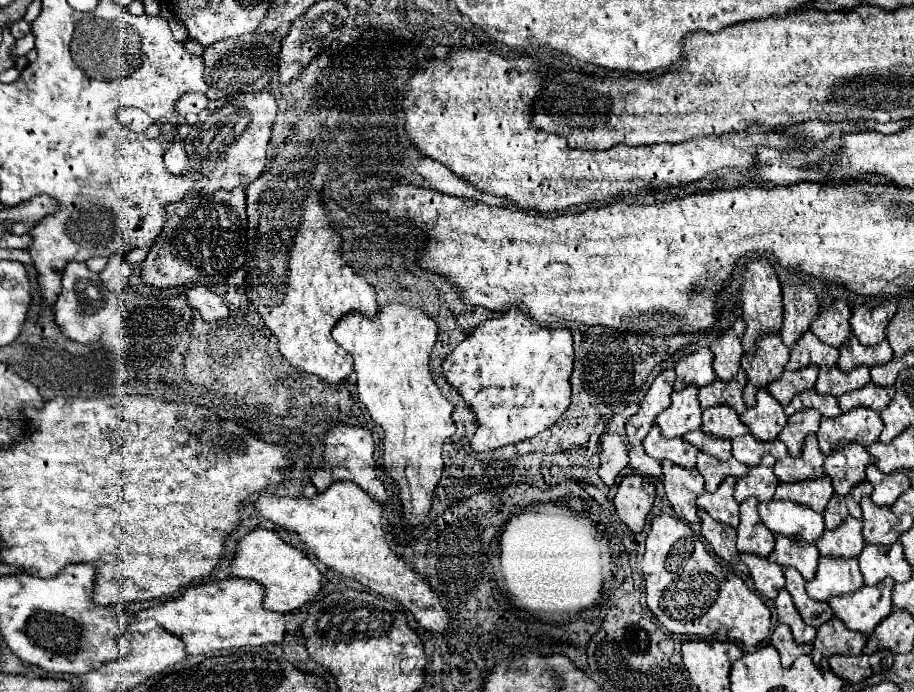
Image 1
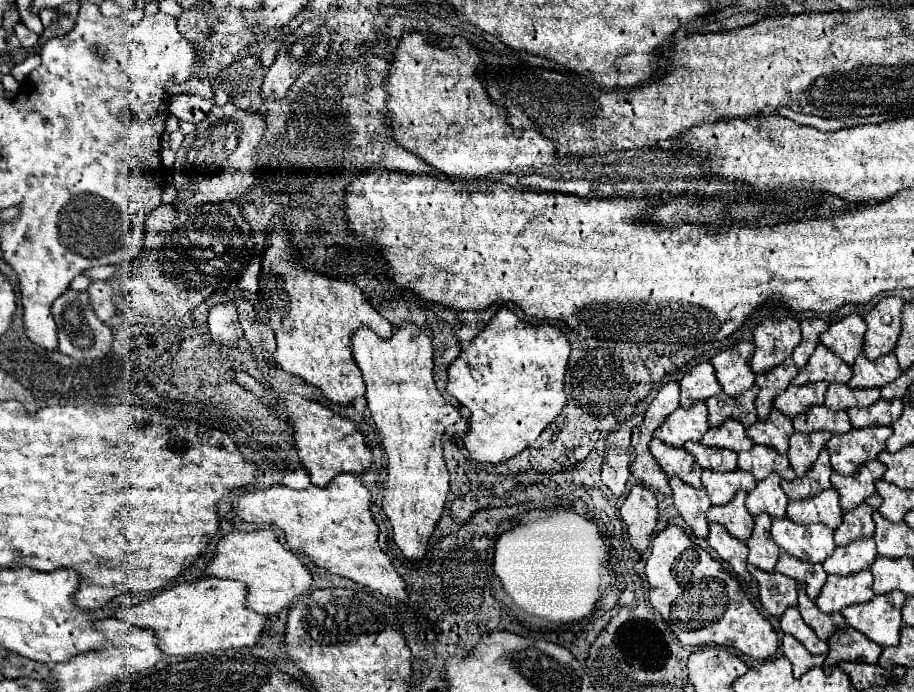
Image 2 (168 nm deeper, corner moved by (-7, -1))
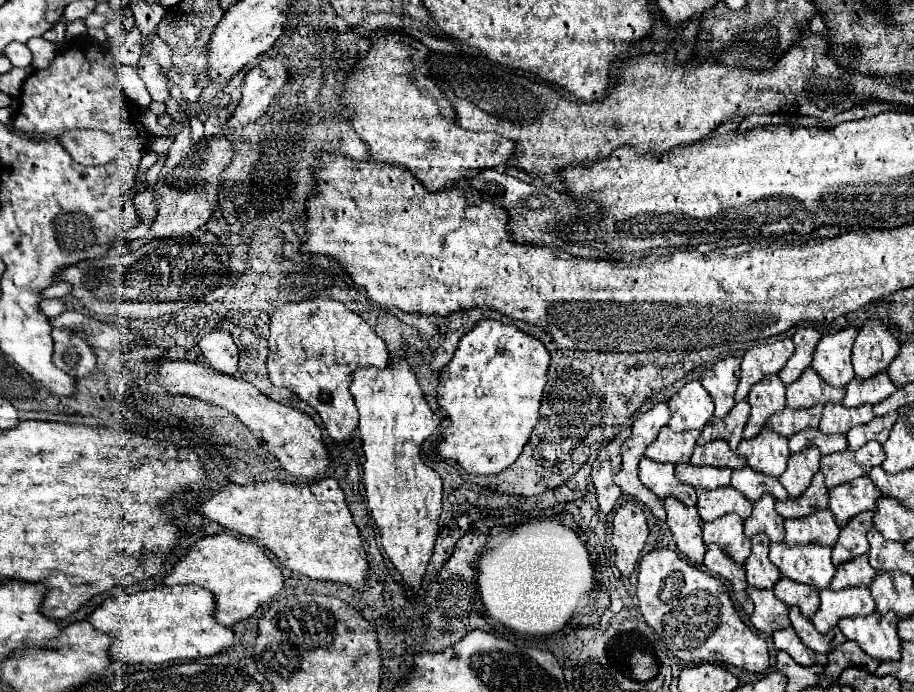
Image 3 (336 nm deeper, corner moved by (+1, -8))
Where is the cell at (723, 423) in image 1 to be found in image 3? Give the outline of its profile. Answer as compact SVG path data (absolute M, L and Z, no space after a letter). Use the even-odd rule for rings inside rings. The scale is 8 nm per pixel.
M725 440L709 442L705 446L695 446L695 452L691 456L691 464L697 466L727 466L727 468L743 468L745 460L735 454Z

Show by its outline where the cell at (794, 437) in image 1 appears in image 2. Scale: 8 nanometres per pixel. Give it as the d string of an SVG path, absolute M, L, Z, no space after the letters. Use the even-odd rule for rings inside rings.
M817 431L817 433L795 433L789 441L789 463L795 471L797 477L801 477L801 473L809 471L809 465L813 465L813 461L817 461L821 449L827 445L831 433L827 431Z

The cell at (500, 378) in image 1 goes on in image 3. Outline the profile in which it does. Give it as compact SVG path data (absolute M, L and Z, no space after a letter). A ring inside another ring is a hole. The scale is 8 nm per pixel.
M481 318L477 326L467 332L451 362L439 374L437 402L449 416L449 428L443 434L441 454L445 460L455 460L467 474L493 474L511 466L539 420L543 390L547 384L549 352L541 340L521 332L515 324L503 324L491 318Z

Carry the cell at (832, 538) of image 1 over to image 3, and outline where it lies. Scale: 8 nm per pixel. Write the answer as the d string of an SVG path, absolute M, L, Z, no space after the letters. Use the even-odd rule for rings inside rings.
M863 554L863 556L849 560L849 562L839 564L829 588L841 590L841 588L849 588L849 586L869 586L875 574L877 572L869 566L867 554Z

